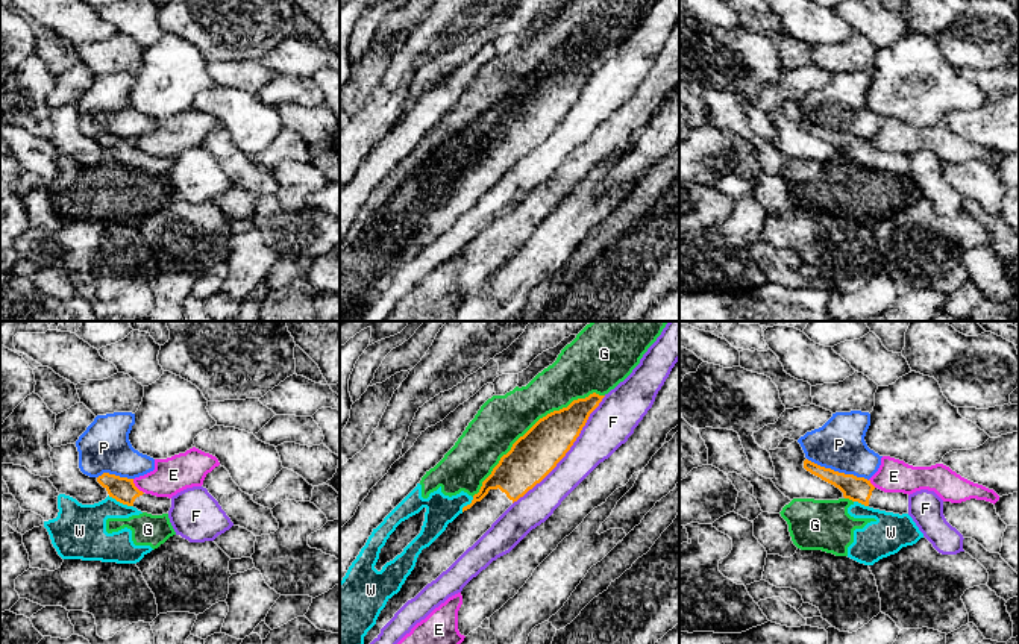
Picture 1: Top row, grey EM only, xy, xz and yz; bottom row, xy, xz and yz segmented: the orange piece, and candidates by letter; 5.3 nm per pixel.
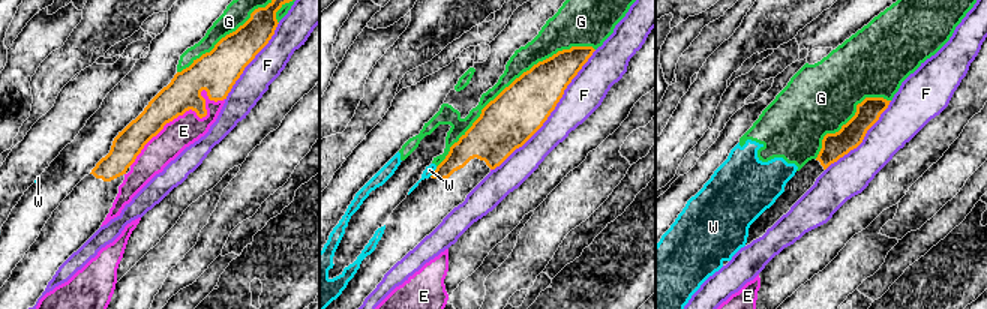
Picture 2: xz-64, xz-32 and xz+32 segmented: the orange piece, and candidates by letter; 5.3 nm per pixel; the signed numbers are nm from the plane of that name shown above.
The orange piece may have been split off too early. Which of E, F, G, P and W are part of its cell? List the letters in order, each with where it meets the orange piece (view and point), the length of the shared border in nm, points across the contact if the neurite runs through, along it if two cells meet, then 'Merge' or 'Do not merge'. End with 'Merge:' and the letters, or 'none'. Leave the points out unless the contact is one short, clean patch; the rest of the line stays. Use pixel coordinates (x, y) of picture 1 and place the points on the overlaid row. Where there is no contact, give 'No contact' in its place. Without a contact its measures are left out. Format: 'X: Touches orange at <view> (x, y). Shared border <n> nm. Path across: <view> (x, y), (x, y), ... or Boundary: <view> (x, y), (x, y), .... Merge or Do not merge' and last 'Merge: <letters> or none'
E: Touches orange at xy (135, 487). Shared border 100 nm. Do not merge
F: Touches orange at xz (567, 450). Shared border 750 nm. Do not merge
G: Touches orange at xz (531, 428). Shared border 900 nm. Do not merge
P: Touches orange at yz (837, 472). Shared border 340 nm. Do not merge
W: Touches orange at xy (120, 502). Shared border 150 nm. Boundary: xy (108, 496), (132, 506). Do not merge
Merge: none

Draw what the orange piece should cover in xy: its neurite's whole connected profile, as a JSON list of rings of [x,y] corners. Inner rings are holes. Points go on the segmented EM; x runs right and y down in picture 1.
[[[103,473],[97,477],[97,482],[108,491],[109,497],[123,505],[133,506],[141,512],[162,515],[168,514],[171,508],[171,499],[156,497],[140,491],[135,486],[133,479]]]

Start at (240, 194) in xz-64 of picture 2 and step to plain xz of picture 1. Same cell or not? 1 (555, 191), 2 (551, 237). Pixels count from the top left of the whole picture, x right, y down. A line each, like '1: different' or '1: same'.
1: different
2: same

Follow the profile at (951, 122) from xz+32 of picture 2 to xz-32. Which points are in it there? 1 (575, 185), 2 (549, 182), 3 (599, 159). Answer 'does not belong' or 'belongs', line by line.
1: does not belong
2: belongs
3: does not belong

